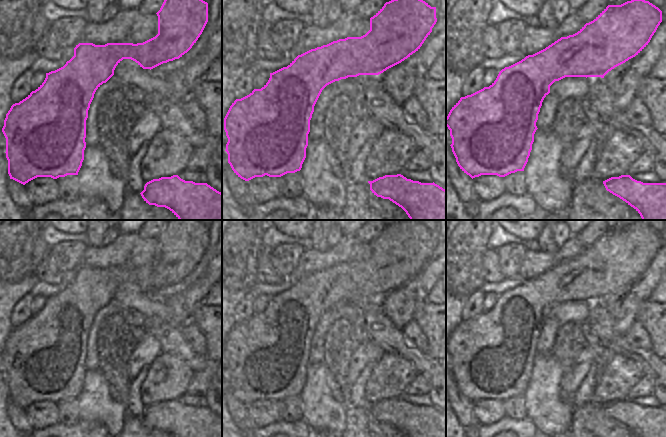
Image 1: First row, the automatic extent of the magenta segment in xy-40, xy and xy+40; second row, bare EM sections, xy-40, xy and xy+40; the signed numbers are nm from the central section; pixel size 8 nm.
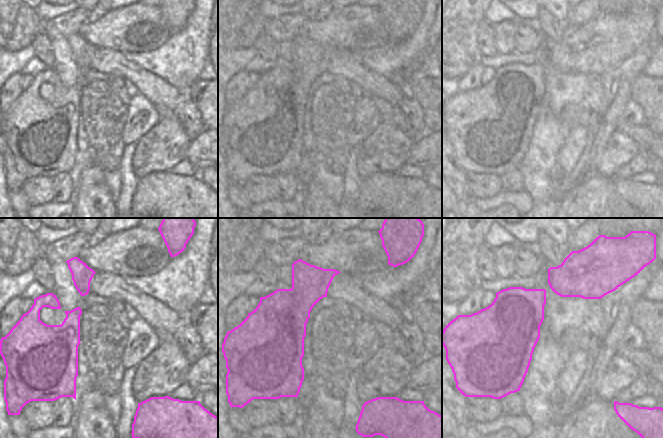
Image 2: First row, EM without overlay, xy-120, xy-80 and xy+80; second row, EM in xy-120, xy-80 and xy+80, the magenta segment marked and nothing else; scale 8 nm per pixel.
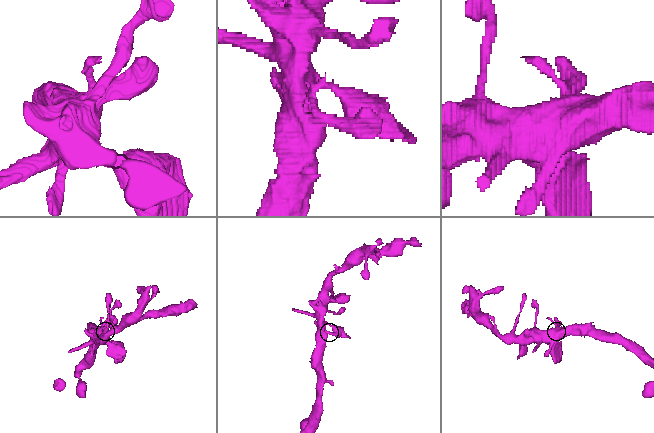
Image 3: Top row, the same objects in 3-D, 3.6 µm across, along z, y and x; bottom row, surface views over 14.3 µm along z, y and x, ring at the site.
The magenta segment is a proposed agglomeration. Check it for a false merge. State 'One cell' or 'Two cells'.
One cell.

